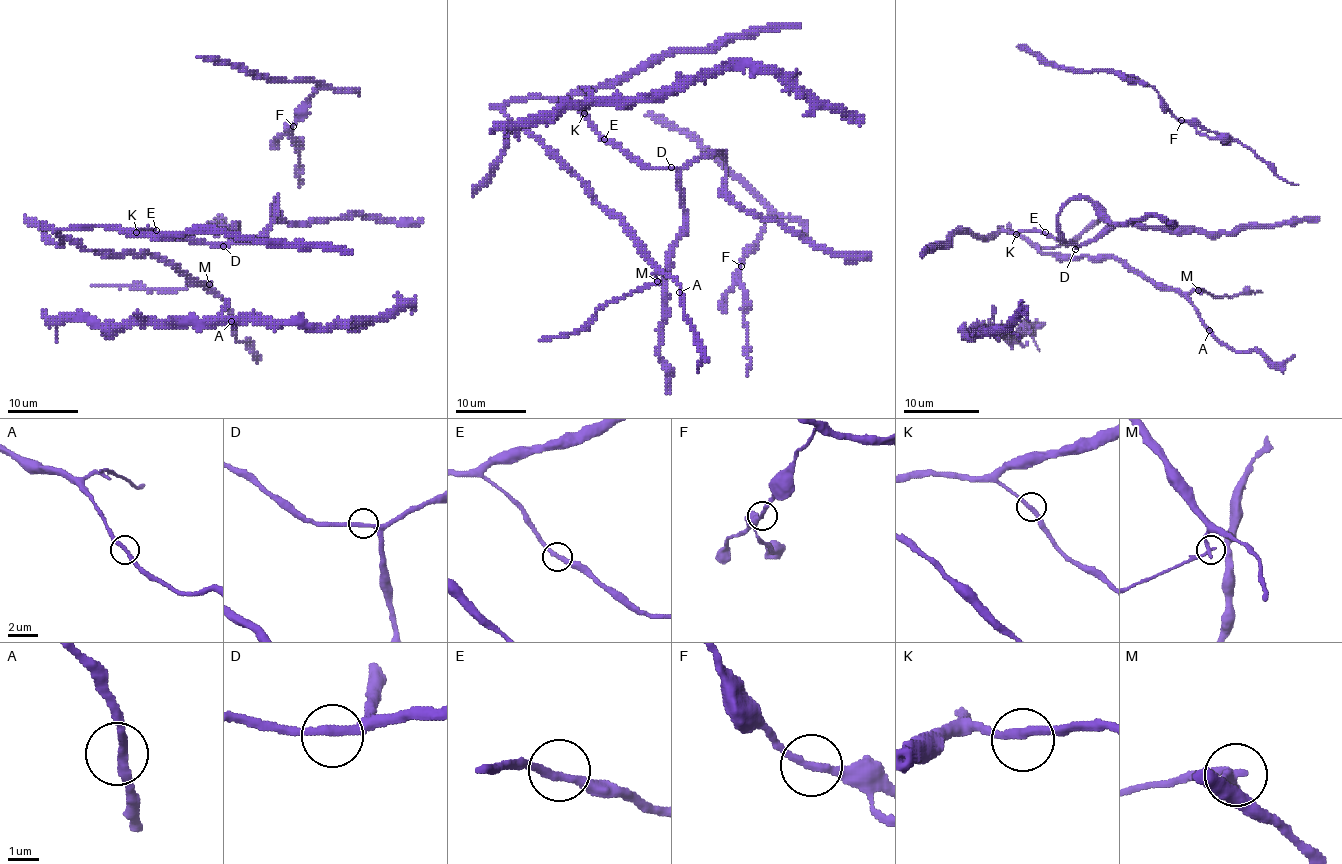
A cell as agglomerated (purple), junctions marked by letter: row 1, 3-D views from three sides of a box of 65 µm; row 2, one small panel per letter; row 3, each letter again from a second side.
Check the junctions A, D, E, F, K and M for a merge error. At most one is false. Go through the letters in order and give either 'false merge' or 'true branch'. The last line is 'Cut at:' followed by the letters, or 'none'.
A: true branch
D: true branch
E: true branch
F: true branch
K: true branch
M: false merge
Cut at: M

